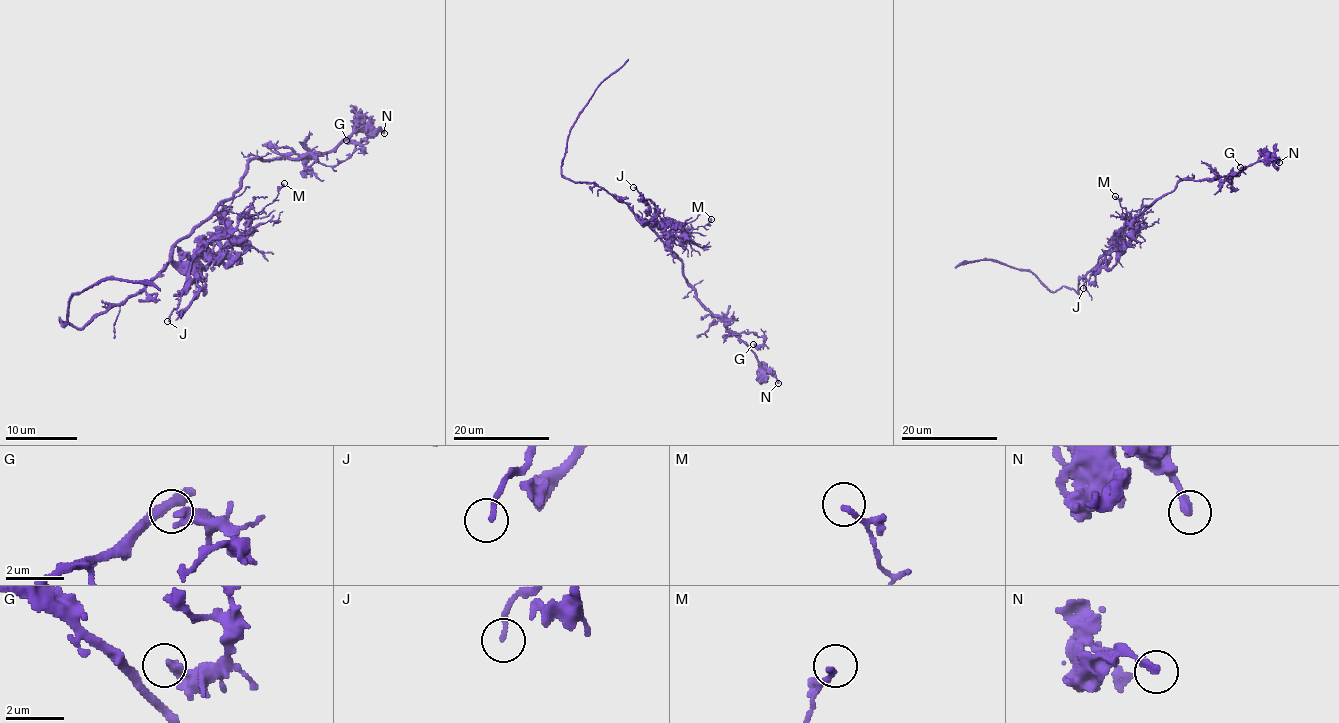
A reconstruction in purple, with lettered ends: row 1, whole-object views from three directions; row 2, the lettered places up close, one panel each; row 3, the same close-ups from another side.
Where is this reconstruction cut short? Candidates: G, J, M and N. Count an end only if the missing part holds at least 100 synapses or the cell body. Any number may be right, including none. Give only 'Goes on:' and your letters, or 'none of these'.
Goes on: none of these

